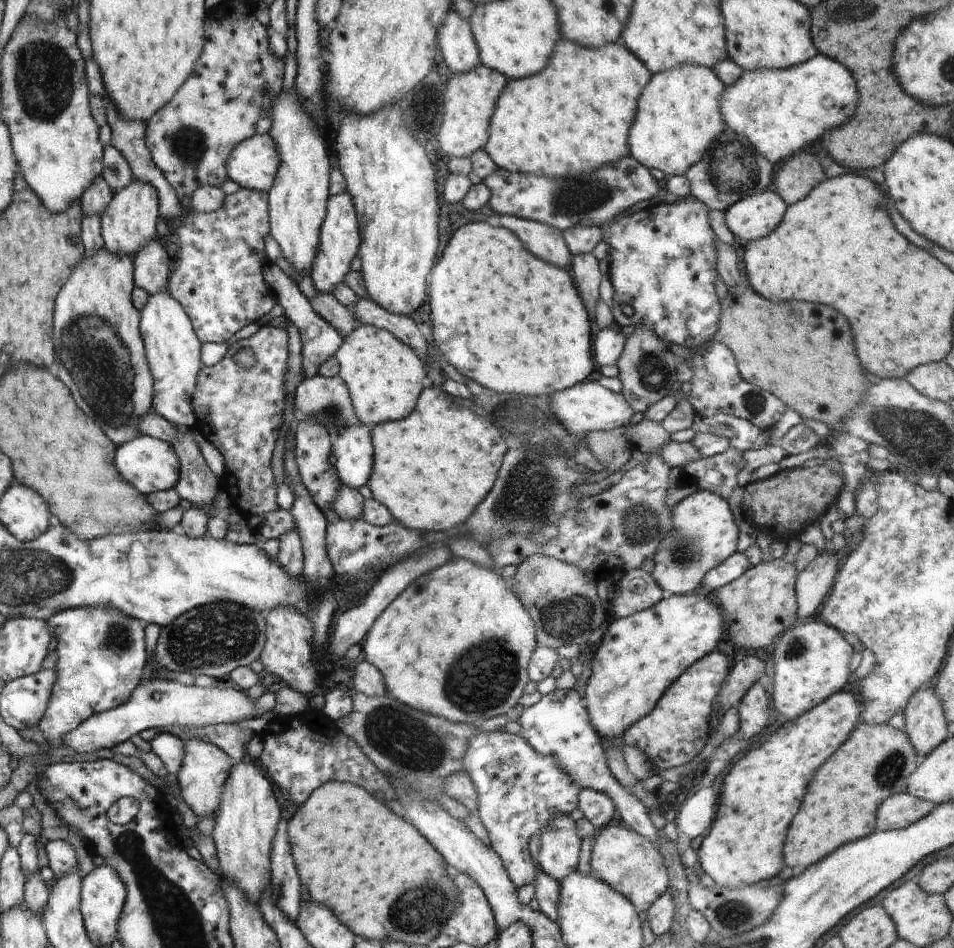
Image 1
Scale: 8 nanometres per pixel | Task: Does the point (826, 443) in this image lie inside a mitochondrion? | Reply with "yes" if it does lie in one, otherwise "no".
no

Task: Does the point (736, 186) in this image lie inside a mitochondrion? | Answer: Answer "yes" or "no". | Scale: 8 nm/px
yes

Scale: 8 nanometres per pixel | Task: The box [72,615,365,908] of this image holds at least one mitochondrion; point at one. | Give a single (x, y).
(118, 640)

